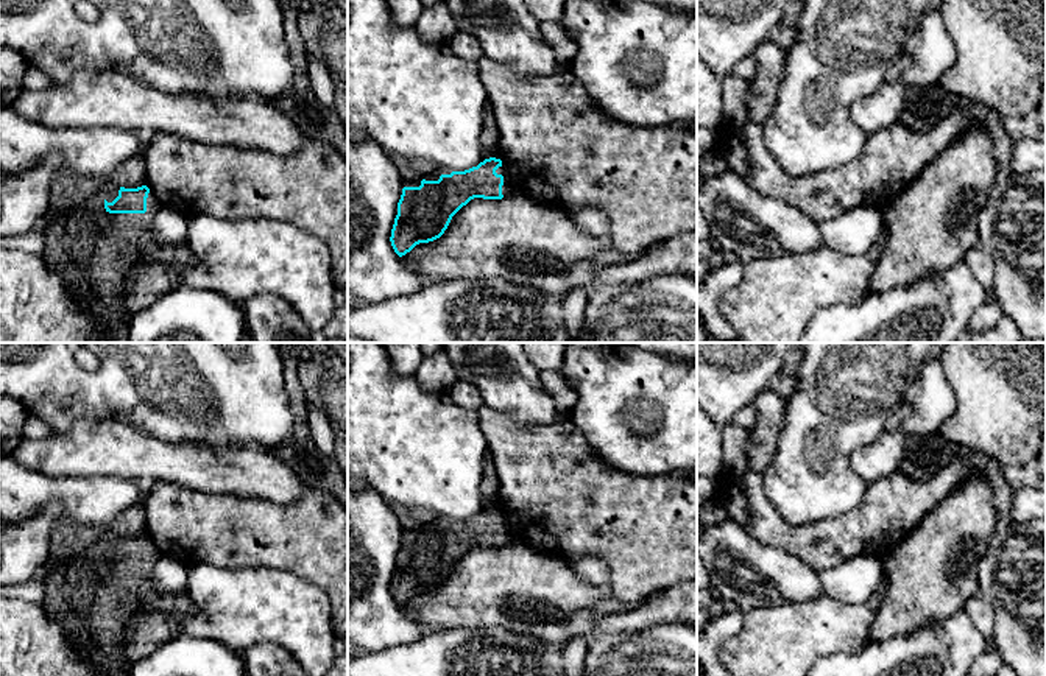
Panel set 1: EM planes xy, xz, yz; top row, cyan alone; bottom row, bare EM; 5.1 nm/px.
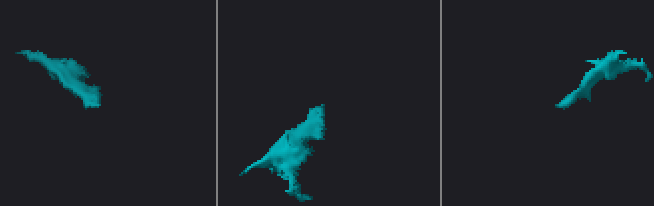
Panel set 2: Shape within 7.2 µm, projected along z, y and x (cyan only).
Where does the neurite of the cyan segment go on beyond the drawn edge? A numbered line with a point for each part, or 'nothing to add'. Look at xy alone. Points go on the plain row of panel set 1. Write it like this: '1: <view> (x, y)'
1: xy (92, 598)

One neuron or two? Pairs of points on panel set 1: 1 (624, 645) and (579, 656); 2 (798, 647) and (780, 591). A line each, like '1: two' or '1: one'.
1: two
2: two

